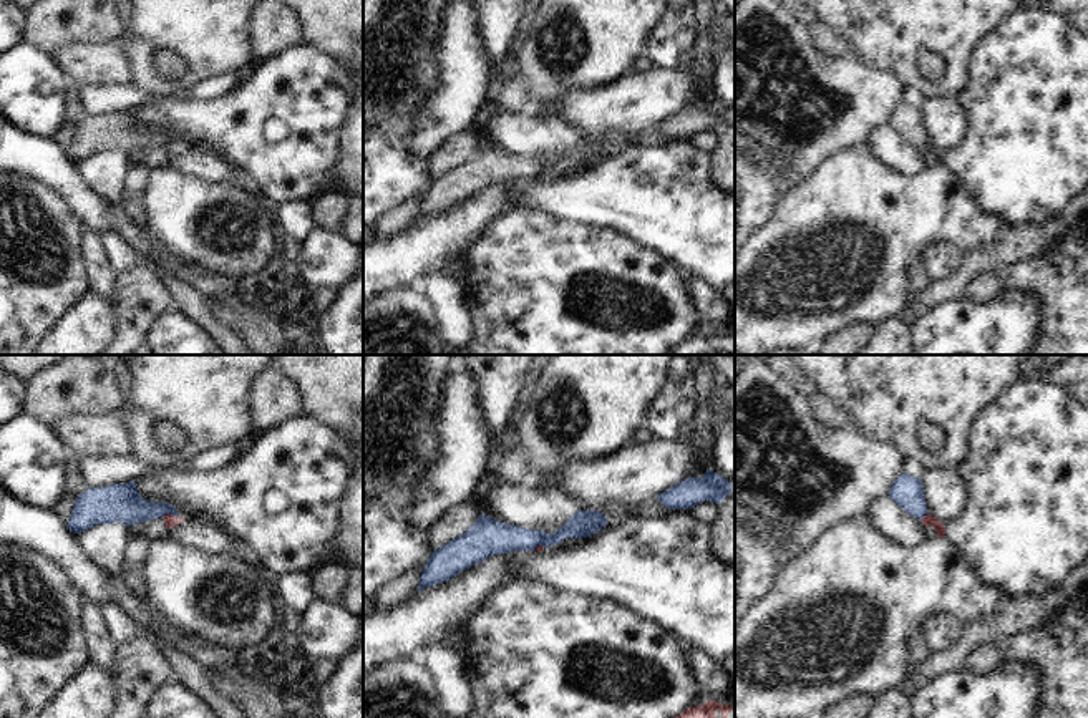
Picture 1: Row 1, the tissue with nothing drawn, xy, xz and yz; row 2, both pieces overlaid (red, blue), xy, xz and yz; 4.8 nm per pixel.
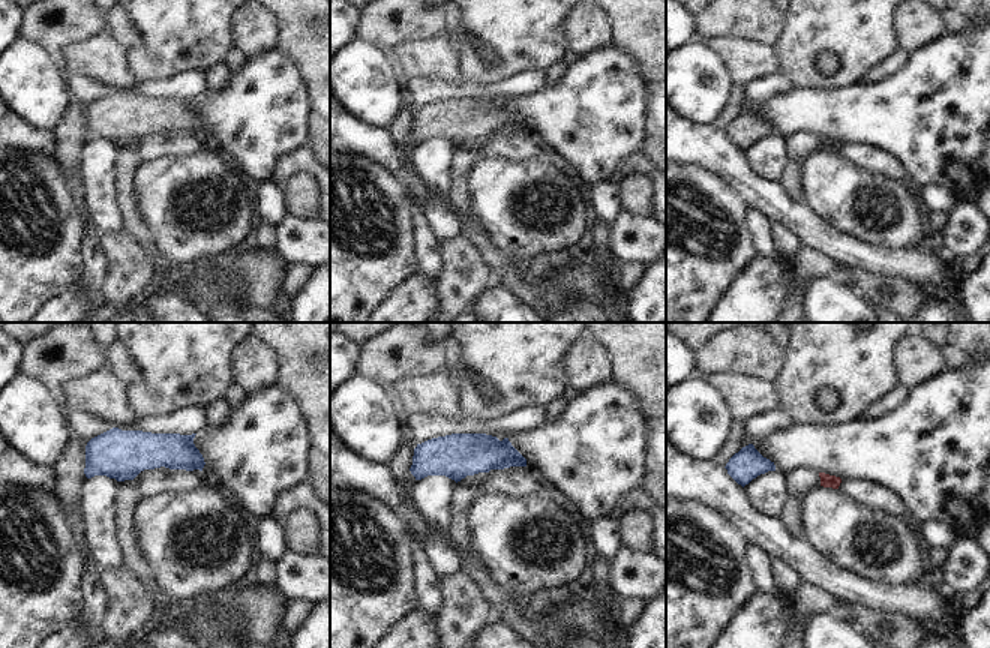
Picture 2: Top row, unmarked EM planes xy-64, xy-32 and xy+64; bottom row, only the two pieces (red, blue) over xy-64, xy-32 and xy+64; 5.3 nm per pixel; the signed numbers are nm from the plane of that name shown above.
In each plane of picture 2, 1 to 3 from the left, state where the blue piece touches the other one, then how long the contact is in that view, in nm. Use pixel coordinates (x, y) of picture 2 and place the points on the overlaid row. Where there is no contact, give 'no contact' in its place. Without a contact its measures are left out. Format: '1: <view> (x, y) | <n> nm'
1: no contact
2: no contact
3: no contact

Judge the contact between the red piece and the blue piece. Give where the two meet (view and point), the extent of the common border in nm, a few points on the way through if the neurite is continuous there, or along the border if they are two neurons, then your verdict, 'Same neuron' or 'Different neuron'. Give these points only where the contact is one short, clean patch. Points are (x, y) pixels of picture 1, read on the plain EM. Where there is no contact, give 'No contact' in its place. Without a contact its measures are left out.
Touches red at xy (170, 143). Shared border 80 nm. Boundary: xy (163, 145), (174, 143), (178, 146). Different neuron.

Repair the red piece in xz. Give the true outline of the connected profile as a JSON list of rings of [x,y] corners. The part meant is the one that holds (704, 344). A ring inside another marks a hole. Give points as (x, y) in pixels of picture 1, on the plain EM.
[[[710,328],[705,333],[682,340],[667,355],[715,355],[718,352],[735,355],[735,335]]]

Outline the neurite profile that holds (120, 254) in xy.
[[[106,232],[100,234],[108,264],[114,274],[131,269],[138,260],[133,245],[126,242],[119,234]]]

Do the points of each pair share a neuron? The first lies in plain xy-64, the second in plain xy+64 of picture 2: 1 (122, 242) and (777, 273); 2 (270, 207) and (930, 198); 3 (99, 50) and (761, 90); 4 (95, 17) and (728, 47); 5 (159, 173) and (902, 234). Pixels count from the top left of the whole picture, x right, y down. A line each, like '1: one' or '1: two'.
1: two
2: one
3: two
4: two
5: one

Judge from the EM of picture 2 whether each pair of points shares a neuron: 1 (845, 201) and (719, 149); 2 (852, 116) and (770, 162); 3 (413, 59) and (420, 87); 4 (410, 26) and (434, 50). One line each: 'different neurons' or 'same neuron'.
1: different neurons
2: different neurons
3: different neurons
4: different neurons

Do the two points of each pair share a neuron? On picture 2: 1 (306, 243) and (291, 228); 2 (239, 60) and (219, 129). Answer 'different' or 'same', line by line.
1: same
2: different

